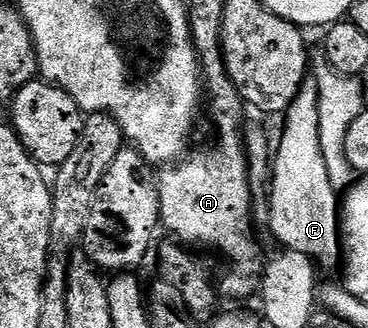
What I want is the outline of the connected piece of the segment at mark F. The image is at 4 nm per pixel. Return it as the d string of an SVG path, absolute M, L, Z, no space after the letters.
M313 78L303 81L297 98L293 98L282 120L283 137L279 148L277 144L273 152L273 183L269 188L271 232L284 249L305 254L316 265L338 269L341 264L341 196L329 178L329 166L323 153L317 81Z

